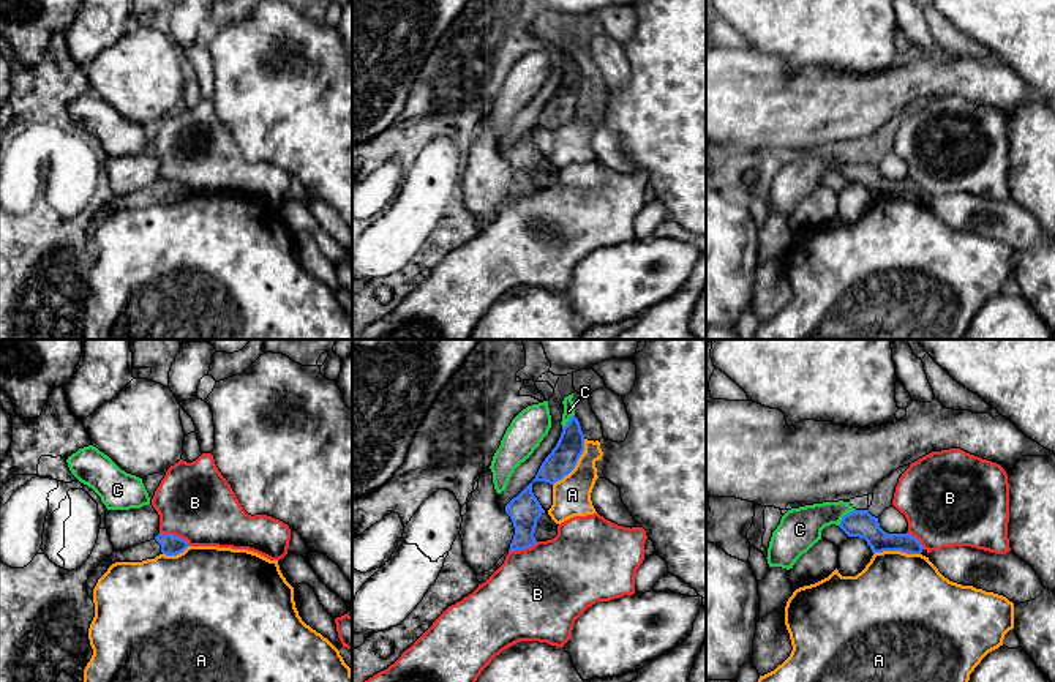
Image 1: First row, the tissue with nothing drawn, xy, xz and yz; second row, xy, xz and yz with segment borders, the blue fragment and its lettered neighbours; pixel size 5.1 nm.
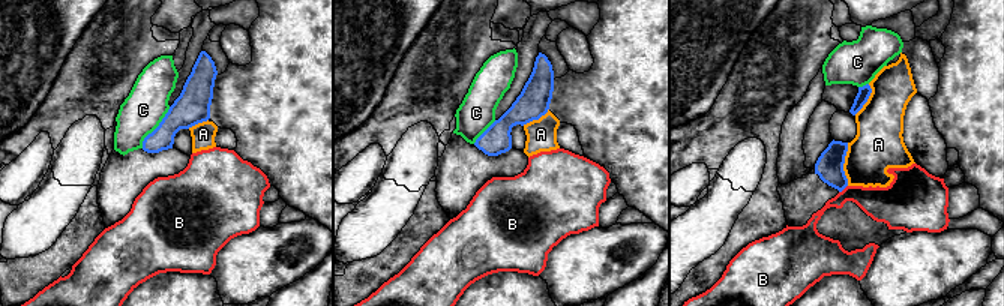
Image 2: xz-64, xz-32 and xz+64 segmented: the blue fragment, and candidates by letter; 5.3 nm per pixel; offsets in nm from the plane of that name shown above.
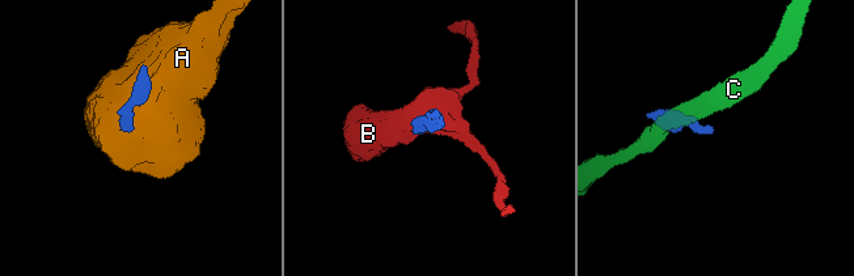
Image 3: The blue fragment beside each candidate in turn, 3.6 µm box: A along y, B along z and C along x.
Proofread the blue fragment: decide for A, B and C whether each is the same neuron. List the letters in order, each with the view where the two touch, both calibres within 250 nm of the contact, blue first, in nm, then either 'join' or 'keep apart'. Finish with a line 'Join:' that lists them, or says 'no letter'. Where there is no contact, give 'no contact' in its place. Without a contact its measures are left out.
A: xz | 150/190 nm | keep apart
B: xy | 110/380 nm | keep apart
C: yz | 140/220 nm | keep apart
Join: no letter

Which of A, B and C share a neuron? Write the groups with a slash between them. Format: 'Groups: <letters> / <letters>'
Groups: A / B / C

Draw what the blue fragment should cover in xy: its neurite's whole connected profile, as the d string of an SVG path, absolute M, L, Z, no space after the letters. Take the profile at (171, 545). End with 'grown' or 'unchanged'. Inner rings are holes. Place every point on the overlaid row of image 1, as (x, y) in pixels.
M158 534L153 540L117 551L107 557L106 562L142 562L155 559L160 554L177 556L188 548L188 541L171 534Z | grown

